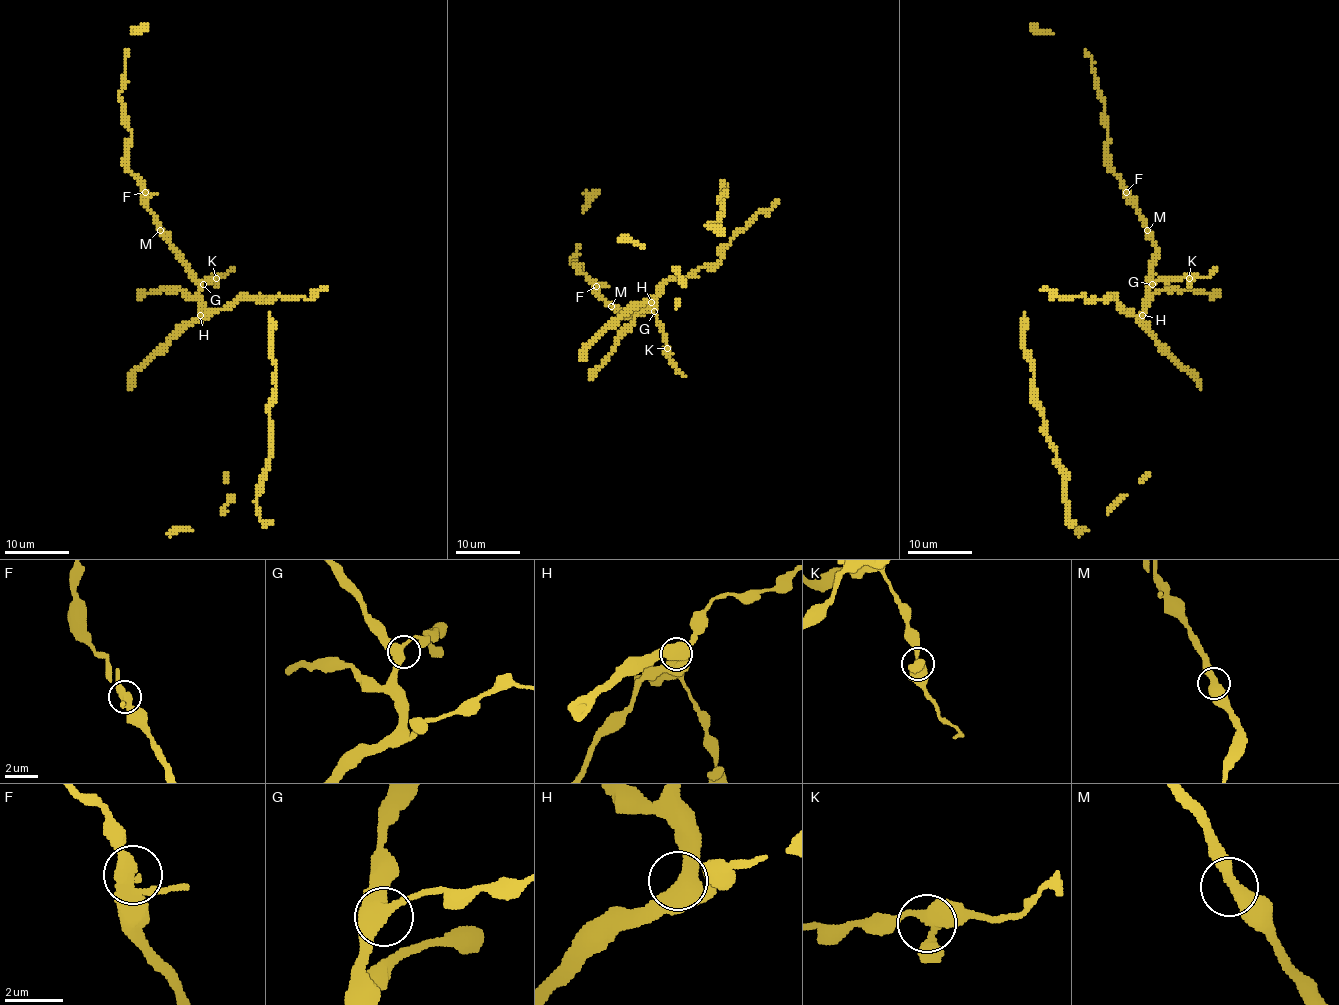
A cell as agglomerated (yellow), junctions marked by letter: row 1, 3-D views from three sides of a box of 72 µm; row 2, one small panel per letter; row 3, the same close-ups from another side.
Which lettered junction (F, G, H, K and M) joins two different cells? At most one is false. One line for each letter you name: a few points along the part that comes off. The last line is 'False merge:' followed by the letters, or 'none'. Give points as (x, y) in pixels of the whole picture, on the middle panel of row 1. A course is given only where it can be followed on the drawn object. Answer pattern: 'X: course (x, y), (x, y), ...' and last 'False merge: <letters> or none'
False merge: none

